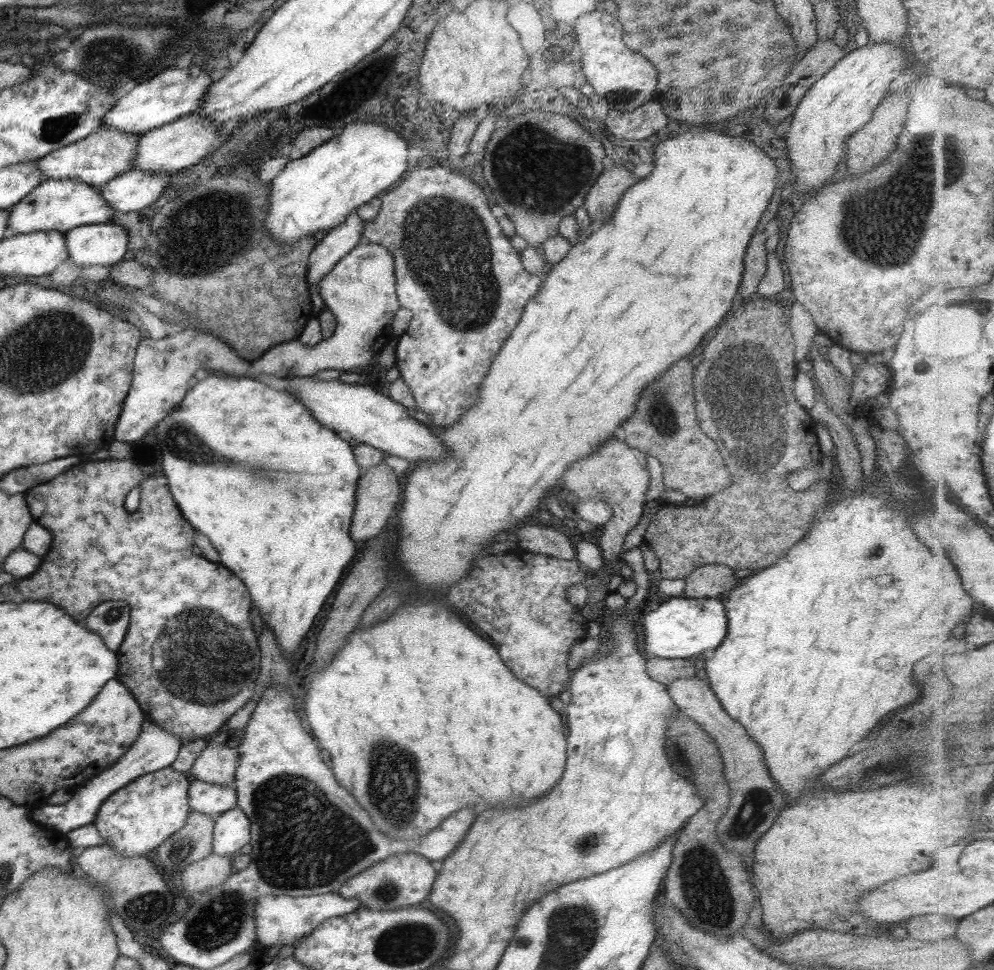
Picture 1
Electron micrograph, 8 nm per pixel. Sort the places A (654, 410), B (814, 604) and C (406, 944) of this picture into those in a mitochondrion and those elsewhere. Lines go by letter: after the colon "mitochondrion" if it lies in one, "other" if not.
A: mitochondrion
B: other
C: mitochondrion

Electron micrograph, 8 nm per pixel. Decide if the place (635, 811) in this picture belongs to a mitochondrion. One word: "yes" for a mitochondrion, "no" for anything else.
no

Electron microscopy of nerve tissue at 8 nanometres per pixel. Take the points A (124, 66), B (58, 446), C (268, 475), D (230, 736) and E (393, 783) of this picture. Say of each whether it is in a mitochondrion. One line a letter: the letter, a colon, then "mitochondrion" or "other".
A: mitochondrion
B: other
C: mitochondrion
D: other
E: mitochondrion

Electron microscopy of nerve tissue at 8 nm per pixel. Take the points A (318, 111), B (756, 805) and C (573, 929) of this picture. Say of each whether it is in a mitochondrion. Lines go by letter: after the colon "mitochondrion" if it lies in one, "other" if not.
A: other
B: mitochondrion
C: mitochondrion

